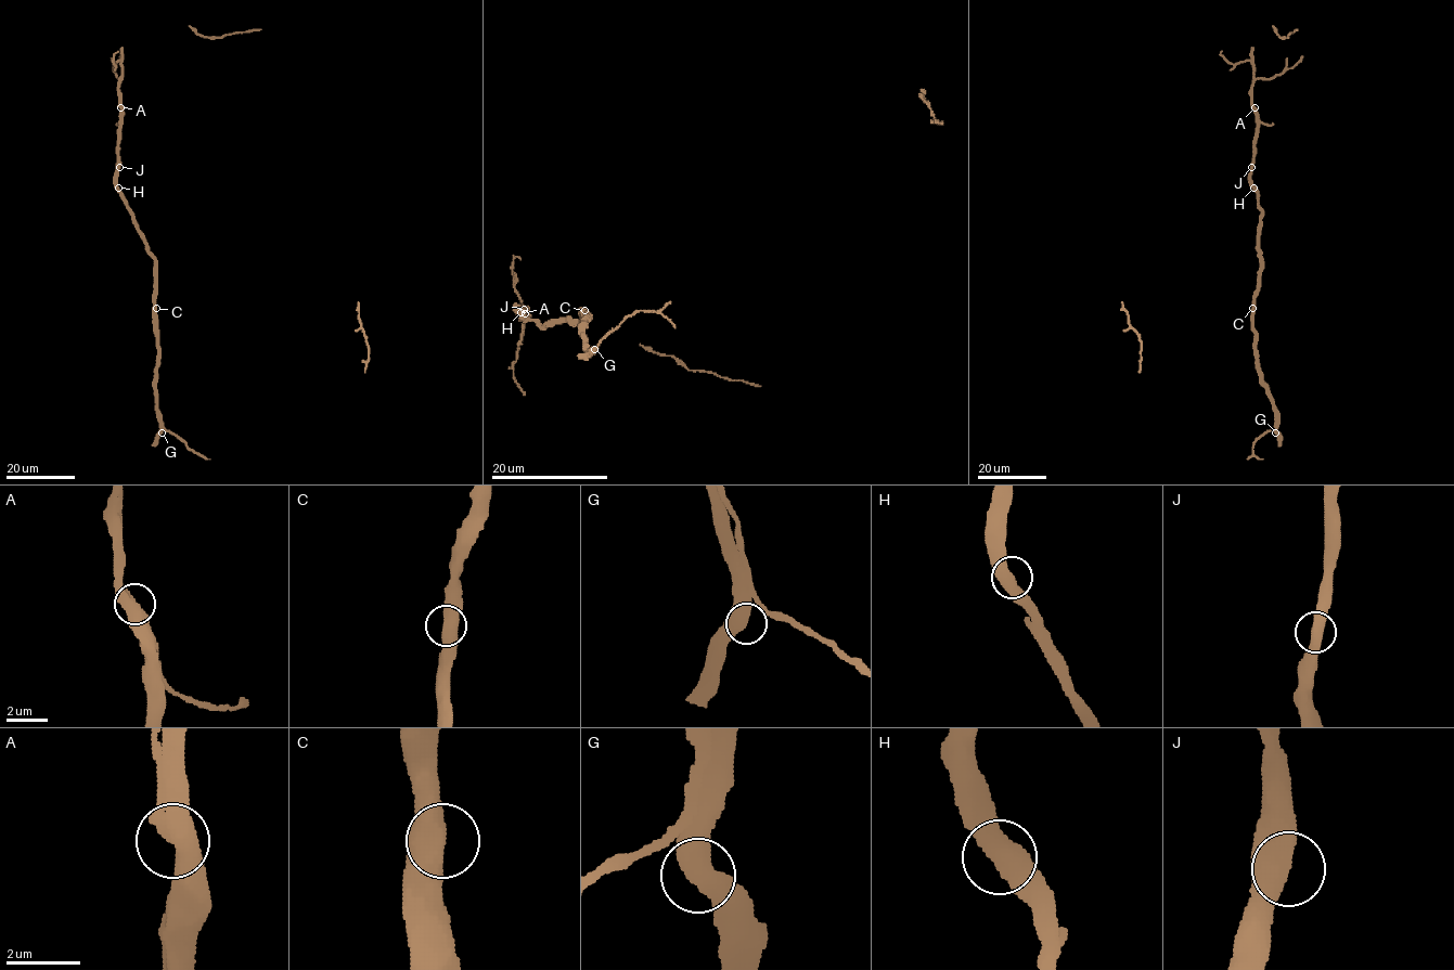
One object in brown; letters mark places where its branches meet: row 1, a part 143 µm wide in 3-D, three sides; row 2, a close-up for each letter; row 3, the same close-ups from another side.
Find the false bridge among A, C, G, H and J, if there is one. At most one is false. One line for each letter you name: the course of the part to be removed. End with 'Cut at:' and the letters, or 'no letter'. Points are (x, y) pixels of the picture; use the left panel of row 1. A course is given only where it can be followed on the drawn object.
Cut at: no letter

